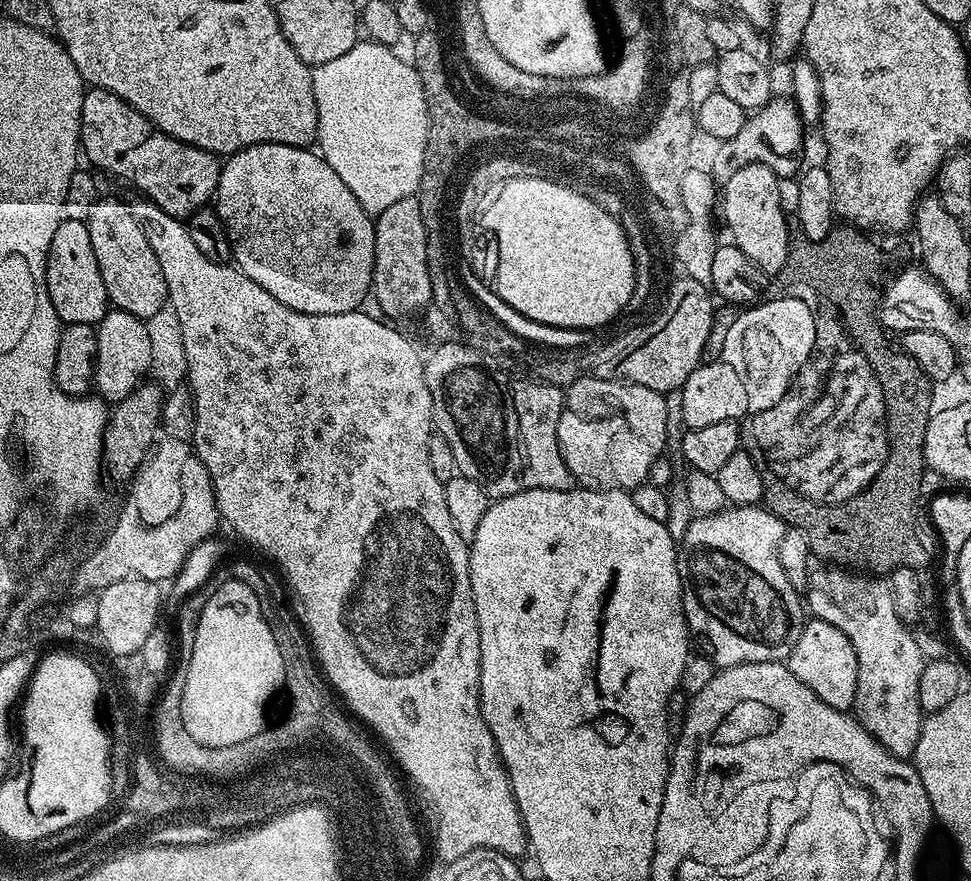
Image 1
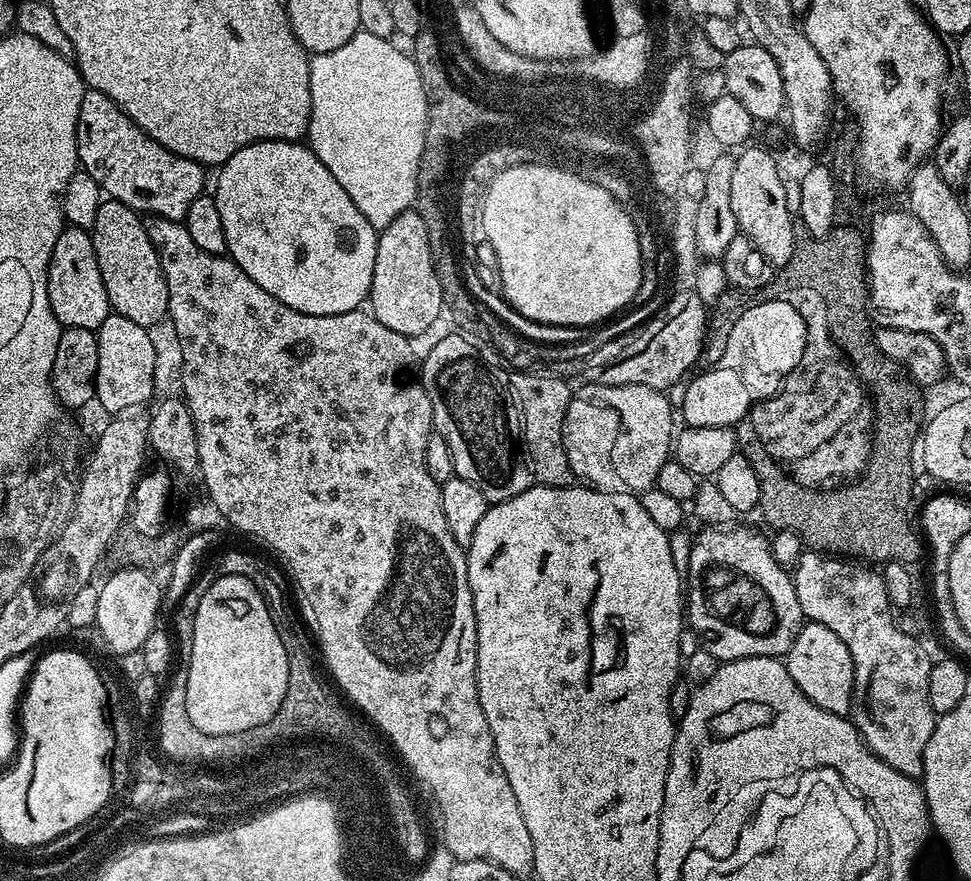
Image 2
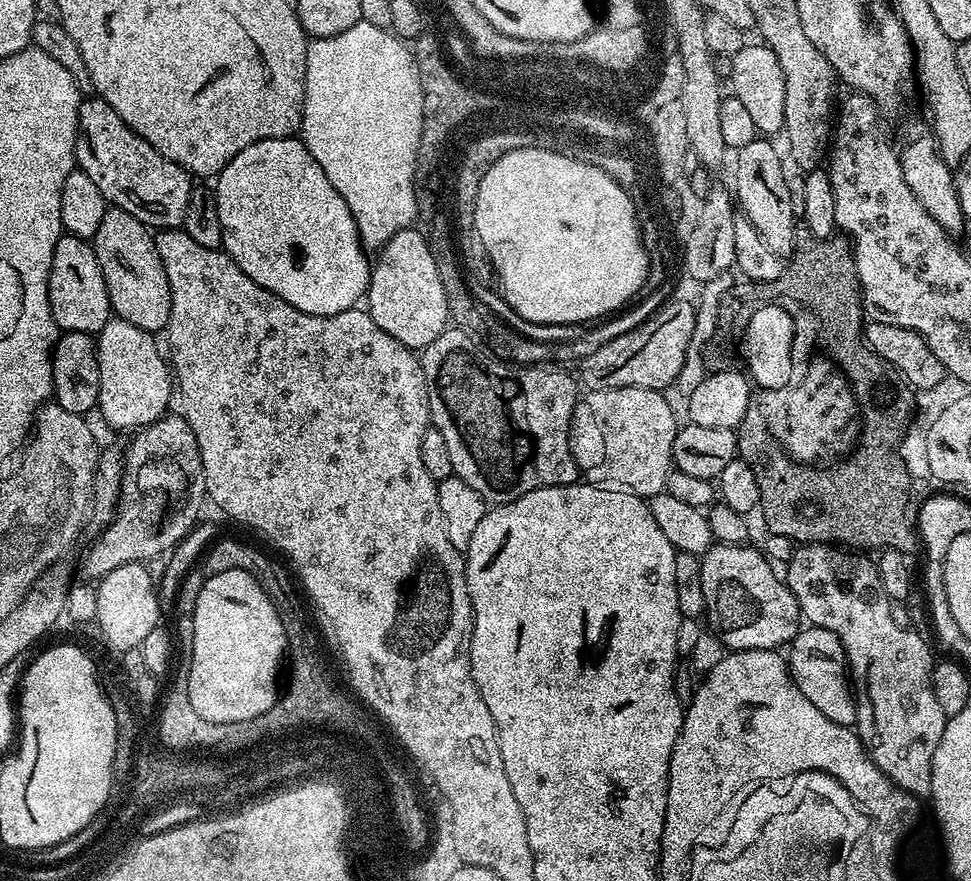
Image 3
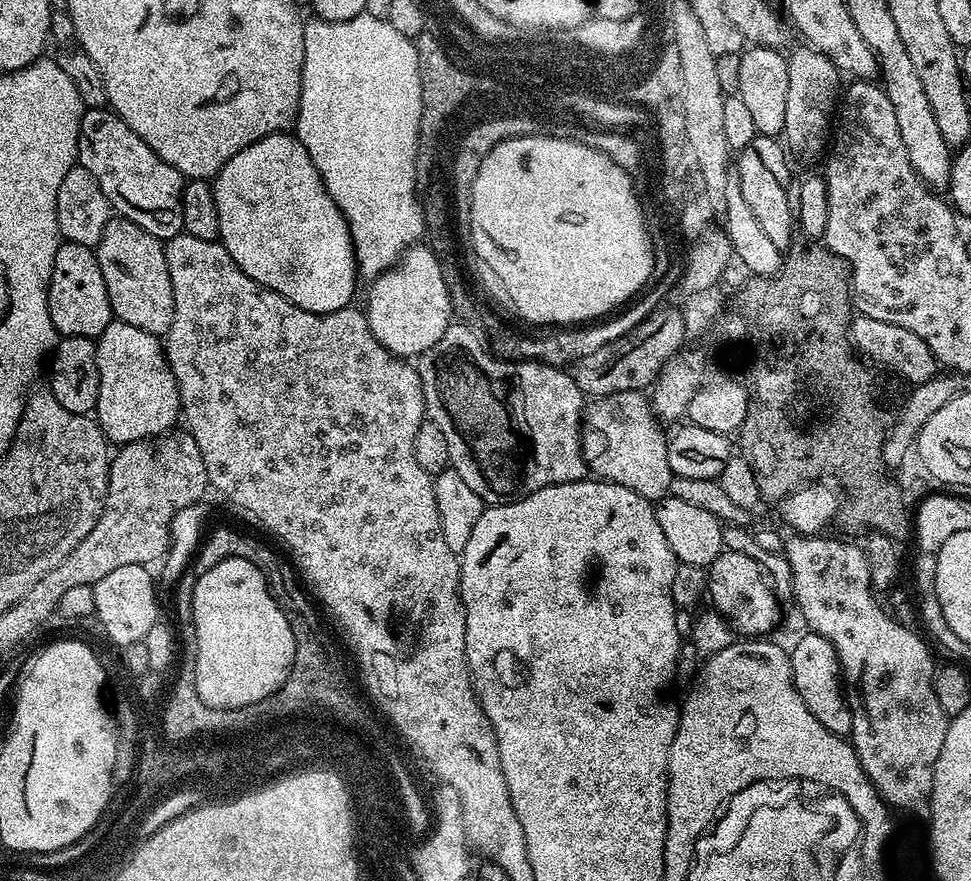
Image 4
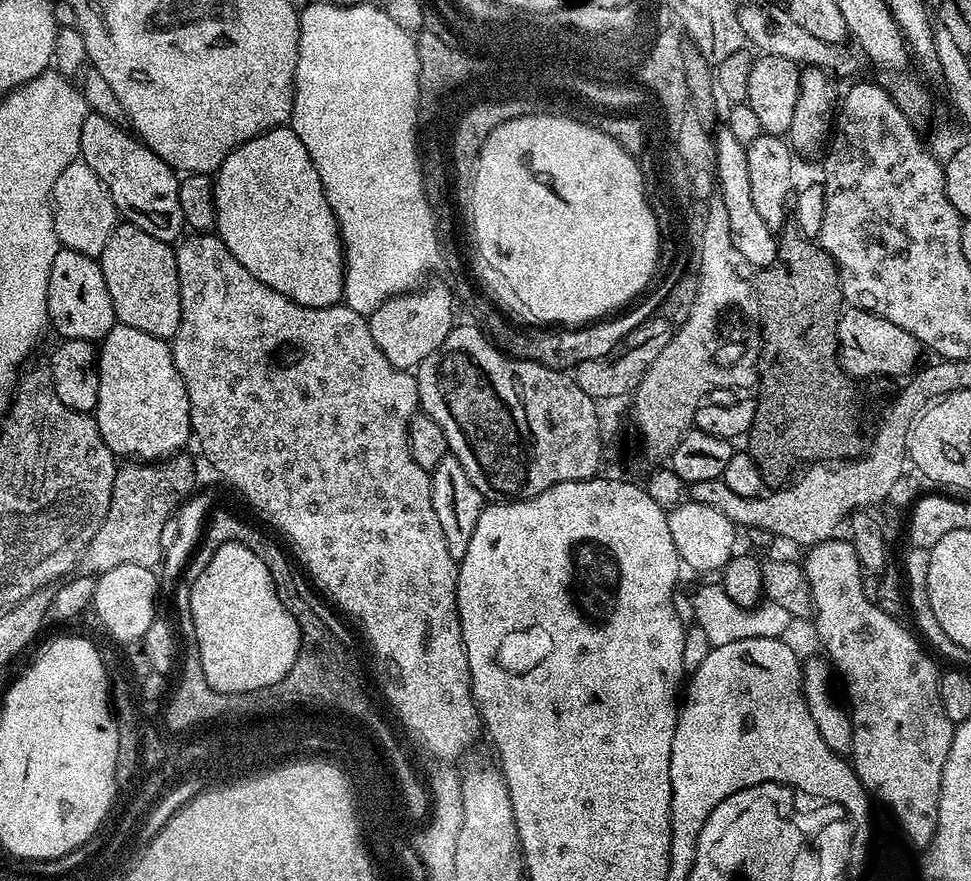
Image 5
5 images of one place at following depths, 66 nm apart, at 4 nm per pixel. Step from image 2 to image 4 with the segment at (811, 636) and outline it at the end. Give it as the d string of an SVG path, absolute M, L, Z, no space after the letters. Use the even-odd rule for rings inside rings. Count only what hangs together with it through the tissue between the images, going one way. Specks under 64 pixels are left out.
M808 630L805 633L805 636L790 648L792 681L796 692L802 698L802 702L806 702L806 710L814 714L814 718L827 732L832 732L835 736L847 737L852 731L852 709L846 704L844 708L845 693L842 691L842 669L838 654L832 643L817 632Z

